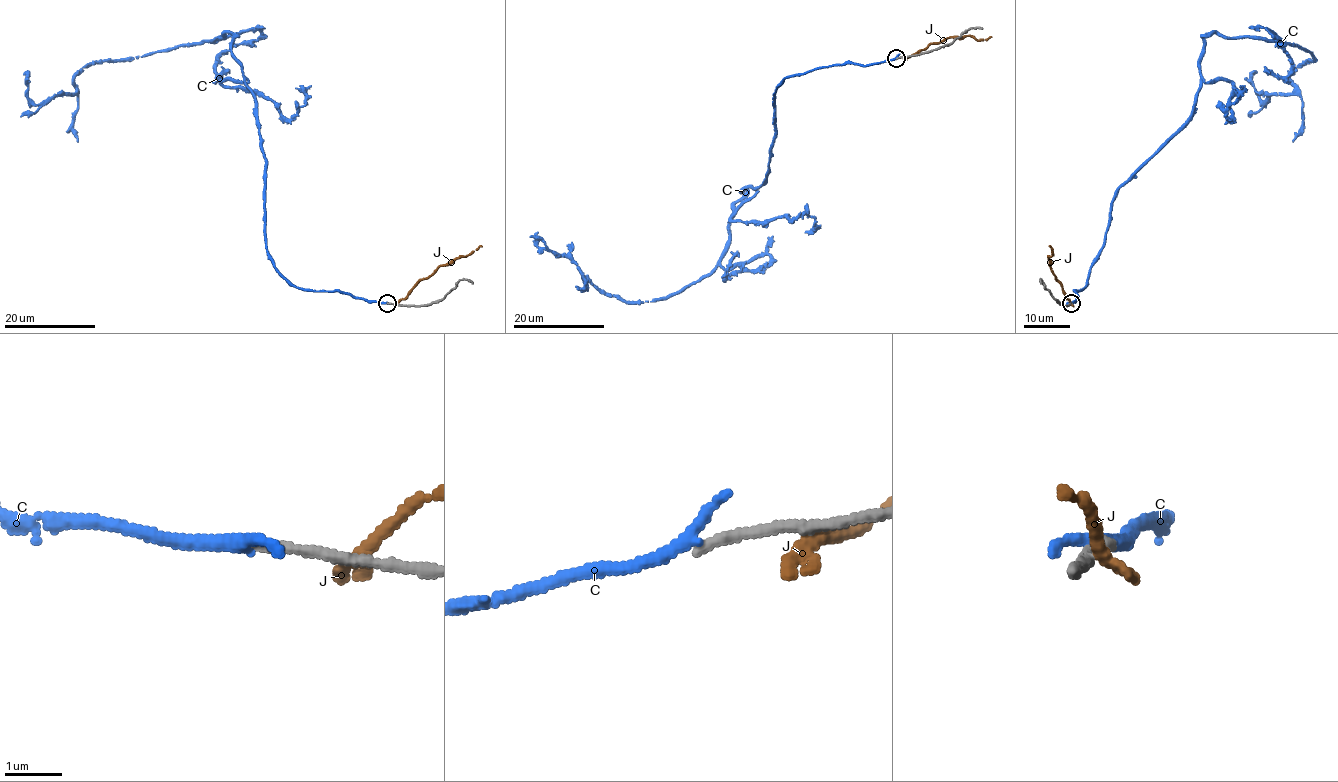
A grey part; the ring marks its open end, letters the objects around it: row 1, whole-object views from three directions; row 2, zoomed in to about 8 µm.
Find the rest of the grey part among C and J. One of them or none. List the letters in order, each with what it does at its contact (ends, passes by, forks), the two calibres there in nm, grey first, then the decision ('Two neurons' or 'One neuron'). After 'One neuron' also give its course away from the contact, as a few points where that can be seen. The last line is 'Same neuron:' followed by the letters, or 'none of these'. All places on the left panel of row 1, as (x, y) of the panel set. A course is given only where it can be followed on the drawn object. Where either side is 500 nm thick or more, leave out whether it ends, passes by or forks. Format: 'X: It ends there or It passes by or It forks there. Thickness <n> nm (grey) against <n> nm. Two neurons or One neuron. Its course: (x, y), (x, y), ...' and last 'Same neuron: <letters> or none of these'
C: It ends there. Thickness 200 nm (grey) against 300 nm. Two neurons
J: It ends there. Thickness 180 nm (grey) against 280 nm. Two neurons
Same neuron: none of these

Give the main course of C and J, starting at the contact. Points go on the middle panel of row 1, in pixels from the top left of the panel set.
C: (897, 58), (814, 68), (777, 87), (766, 179), (741, 191), (720, 263), (678, 291), (623, 302), (534, 244)
J: (905, 57), (948, 37), (969, 35), (986, 40), (991, 36)

